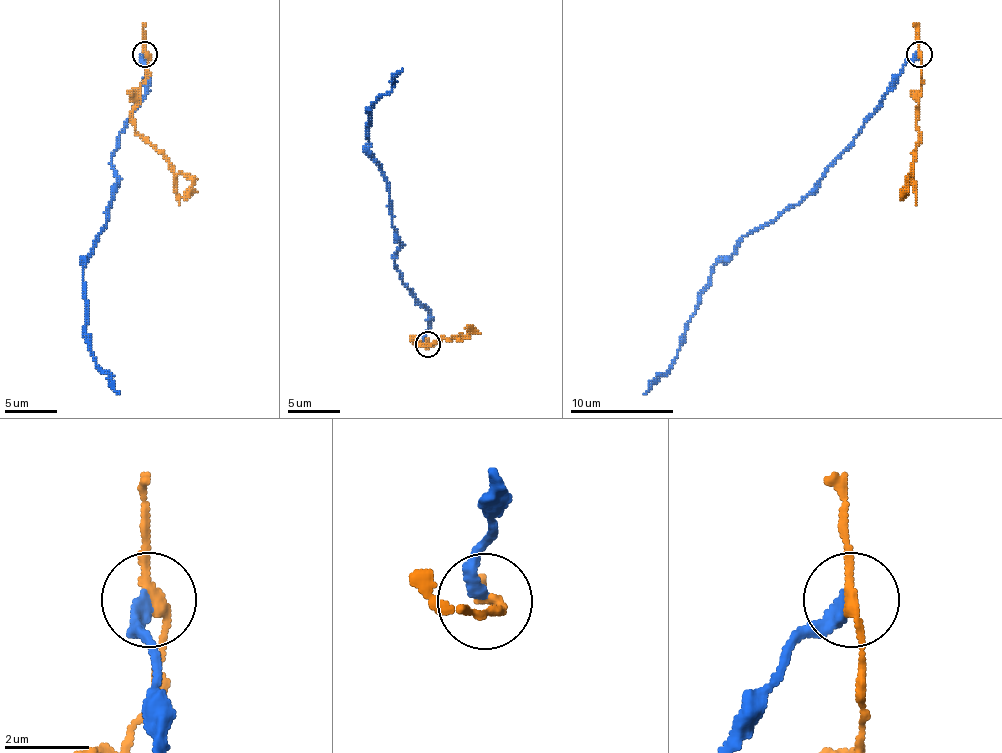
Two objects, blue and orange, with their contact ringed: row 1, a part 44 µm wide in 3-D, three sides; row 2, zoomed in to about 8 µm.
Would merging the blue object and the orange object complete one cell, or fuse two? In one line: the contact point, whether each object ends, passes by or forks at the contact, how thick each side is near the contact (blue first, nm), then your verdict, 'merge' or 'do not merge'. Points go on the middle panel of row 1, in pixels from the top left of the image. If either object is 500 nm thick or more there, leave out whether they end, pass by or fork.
(427, 344) | blue ends | orange passes by | 360/200 nm | do not merge

